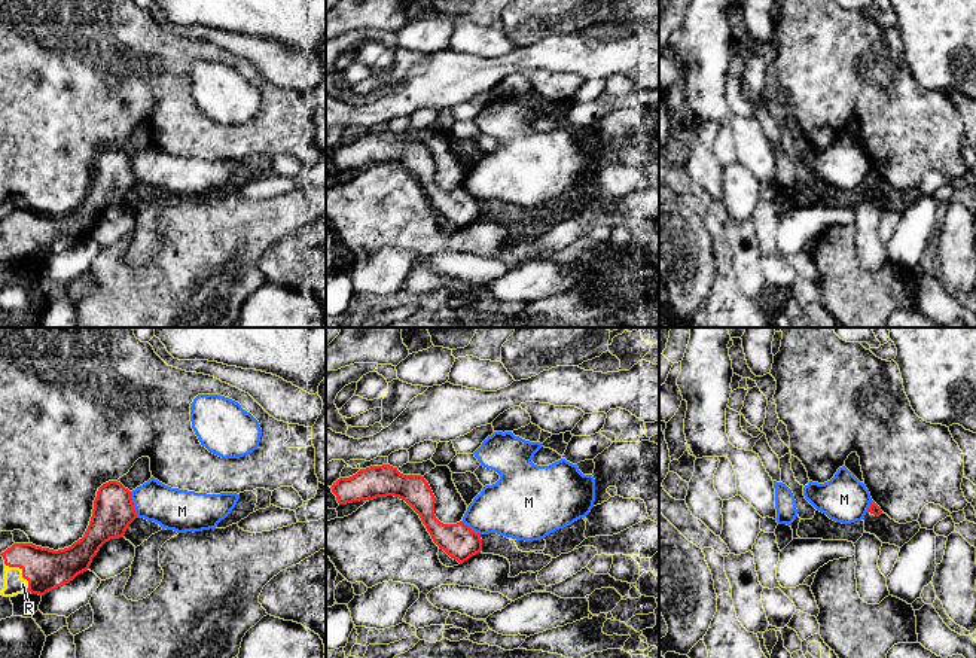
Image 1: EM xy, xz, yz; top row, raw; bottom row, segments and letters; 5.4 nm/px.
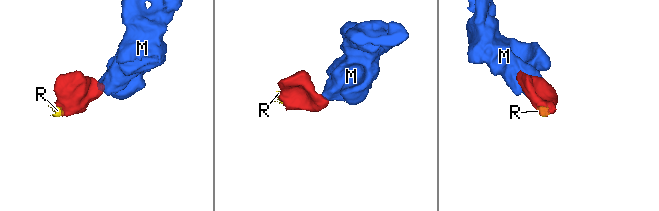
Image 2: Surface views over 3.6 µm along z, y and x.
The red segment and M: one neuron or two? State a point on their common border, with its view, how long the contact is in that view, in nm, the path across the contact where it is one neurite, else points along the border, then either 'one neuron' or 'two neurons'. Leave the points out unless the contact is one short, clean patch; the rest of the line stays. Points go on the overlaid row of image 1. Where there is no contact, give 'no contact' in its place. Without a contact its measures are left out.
contact xy (133, 505); length 150 nm; border xy (130, 492), (133, 508), (139, 517); two neurons

